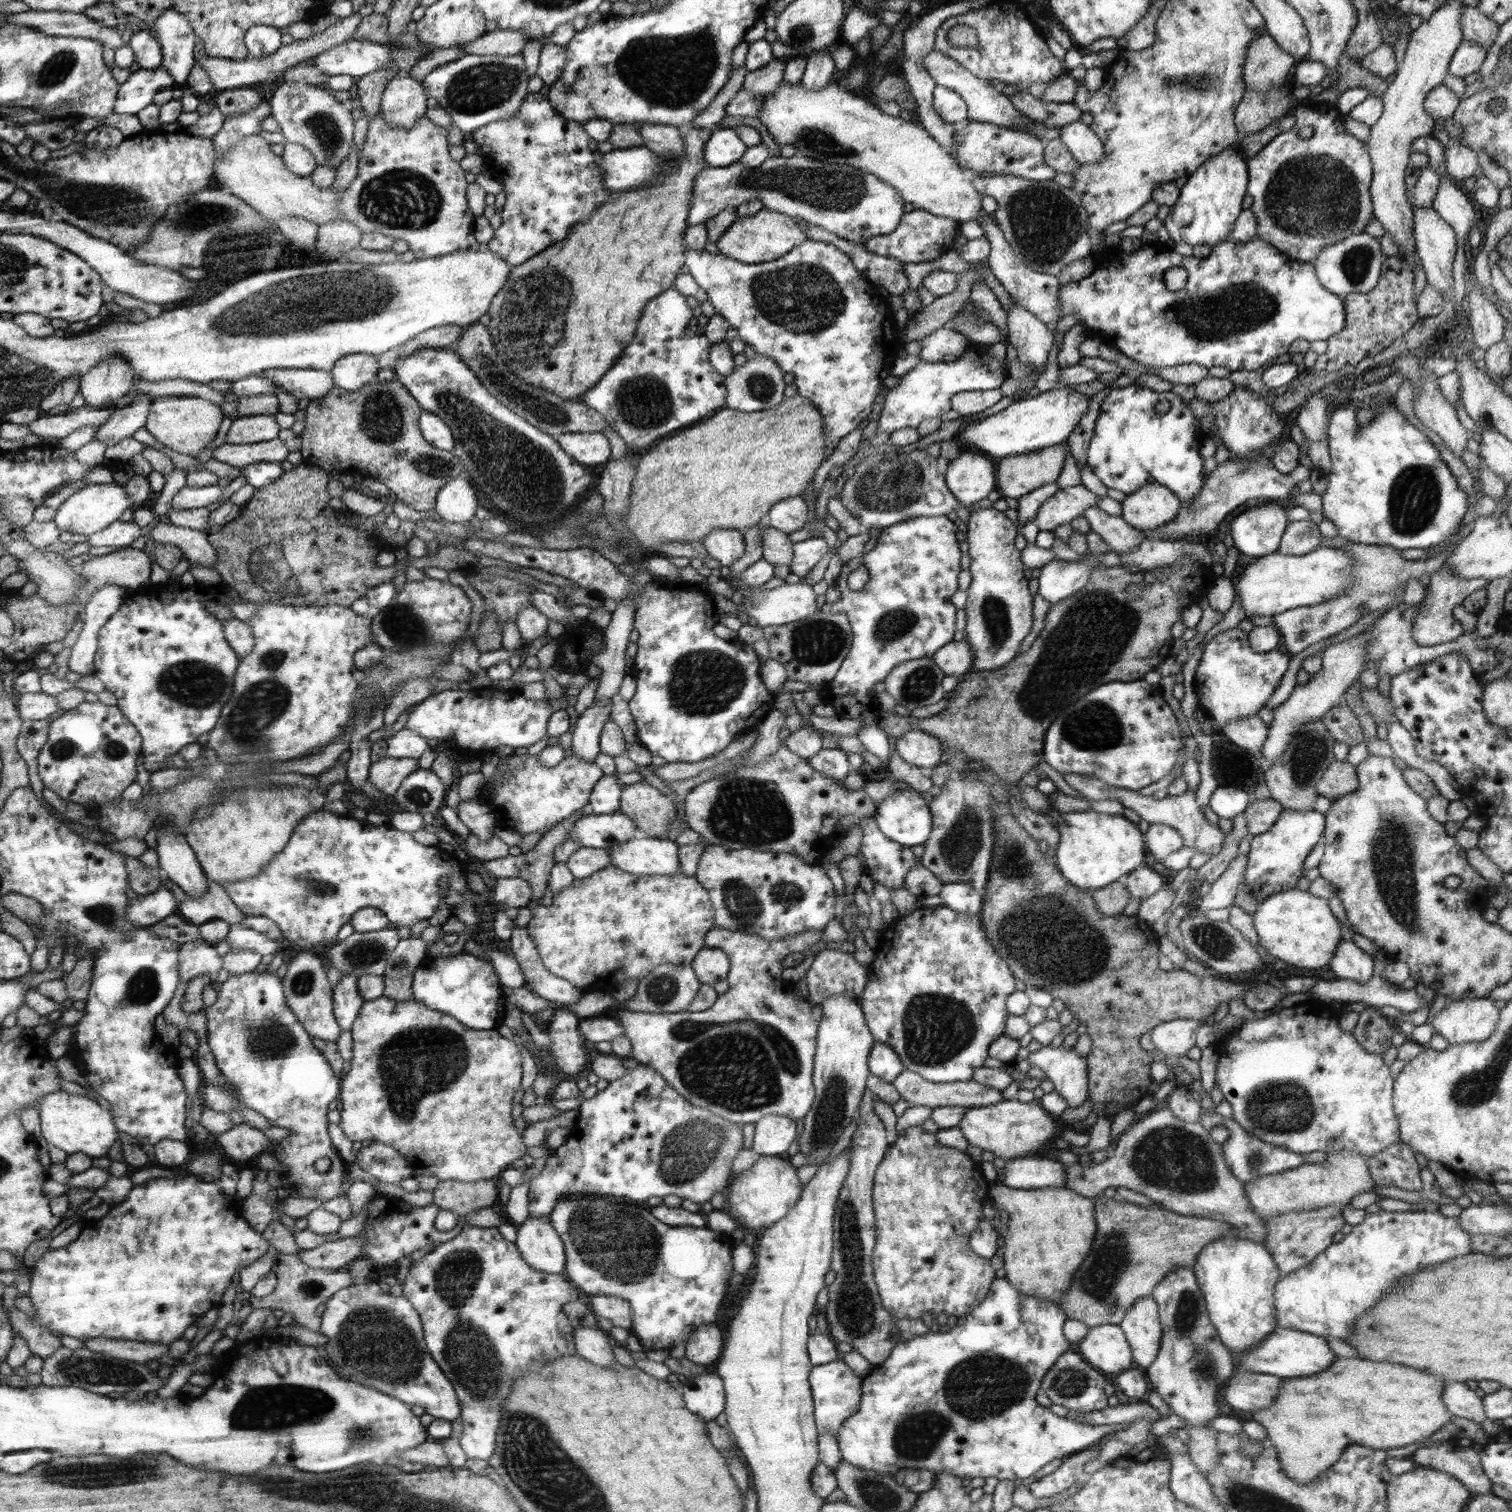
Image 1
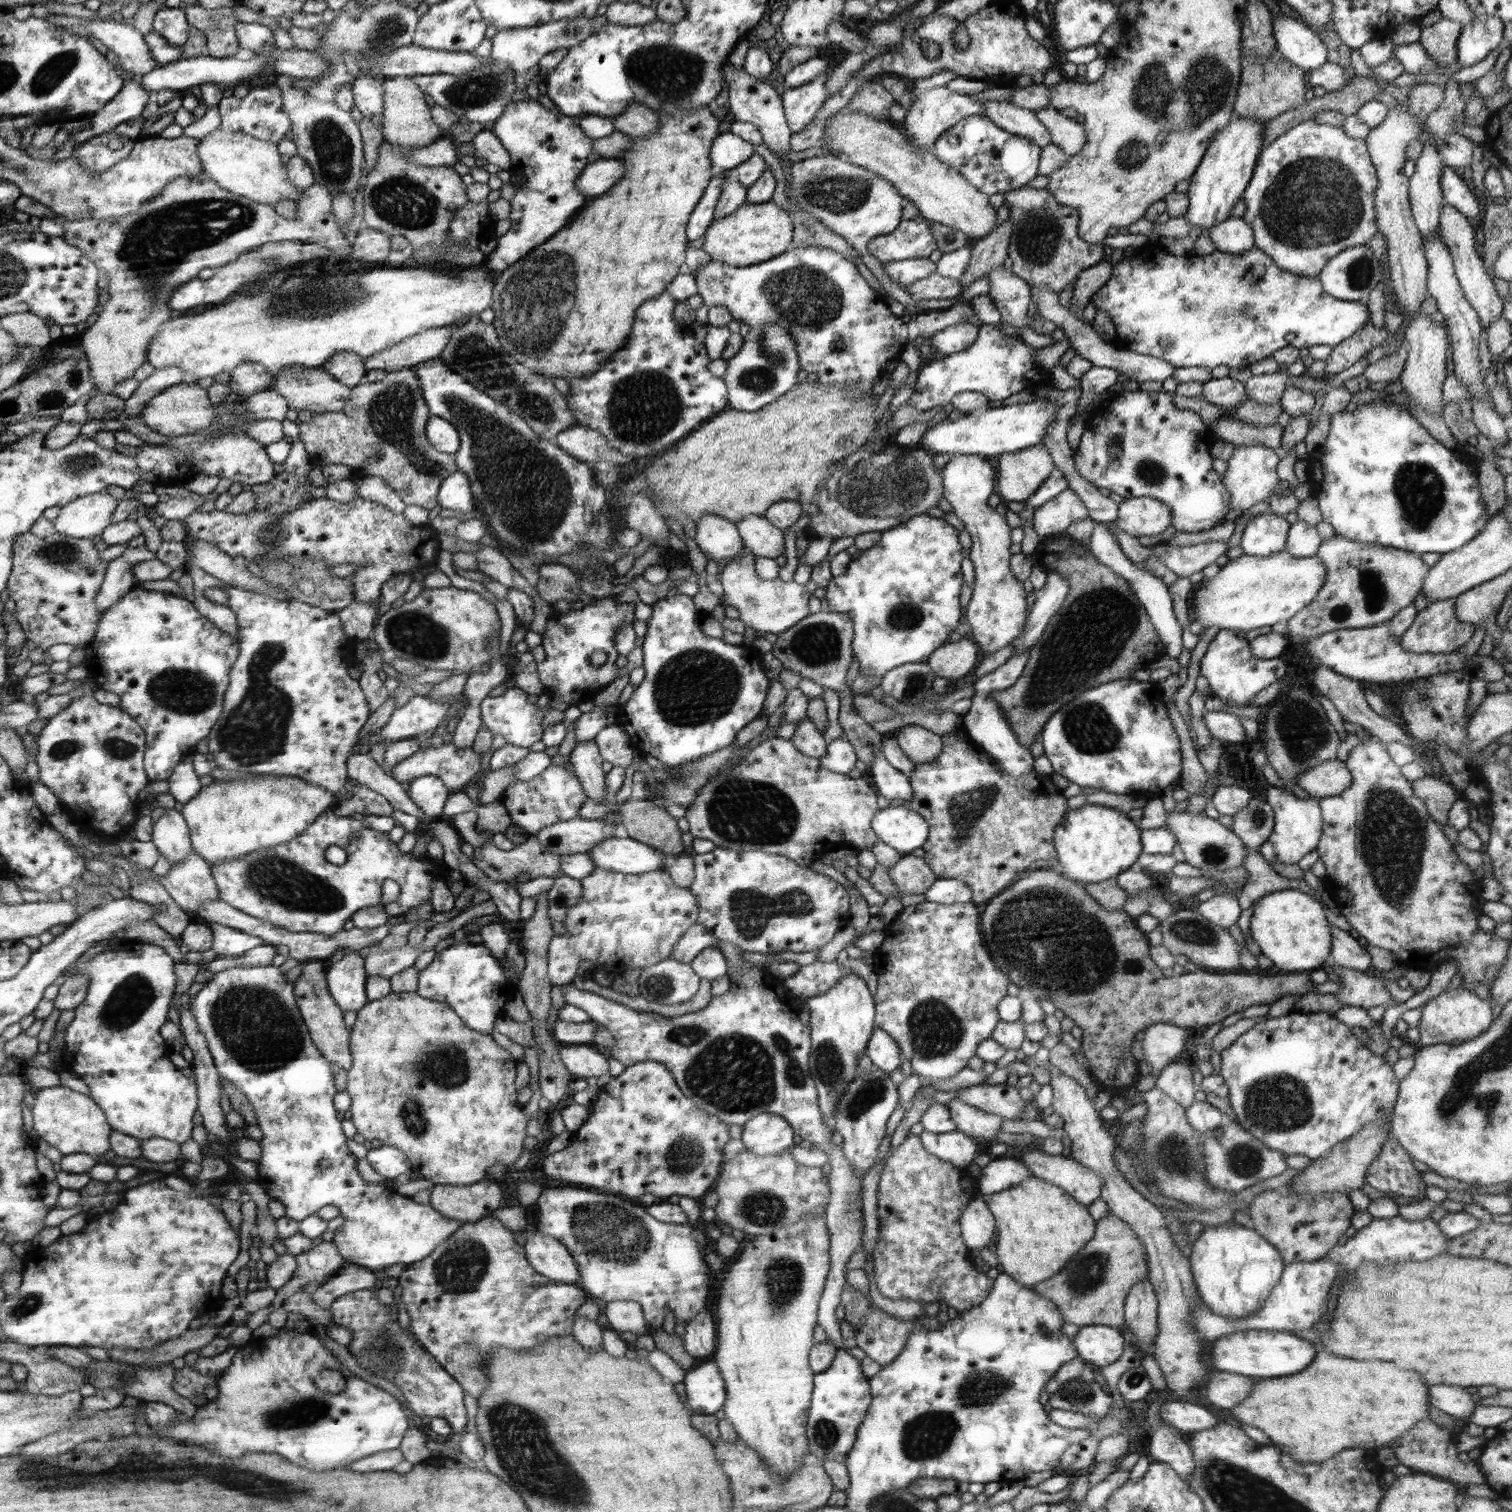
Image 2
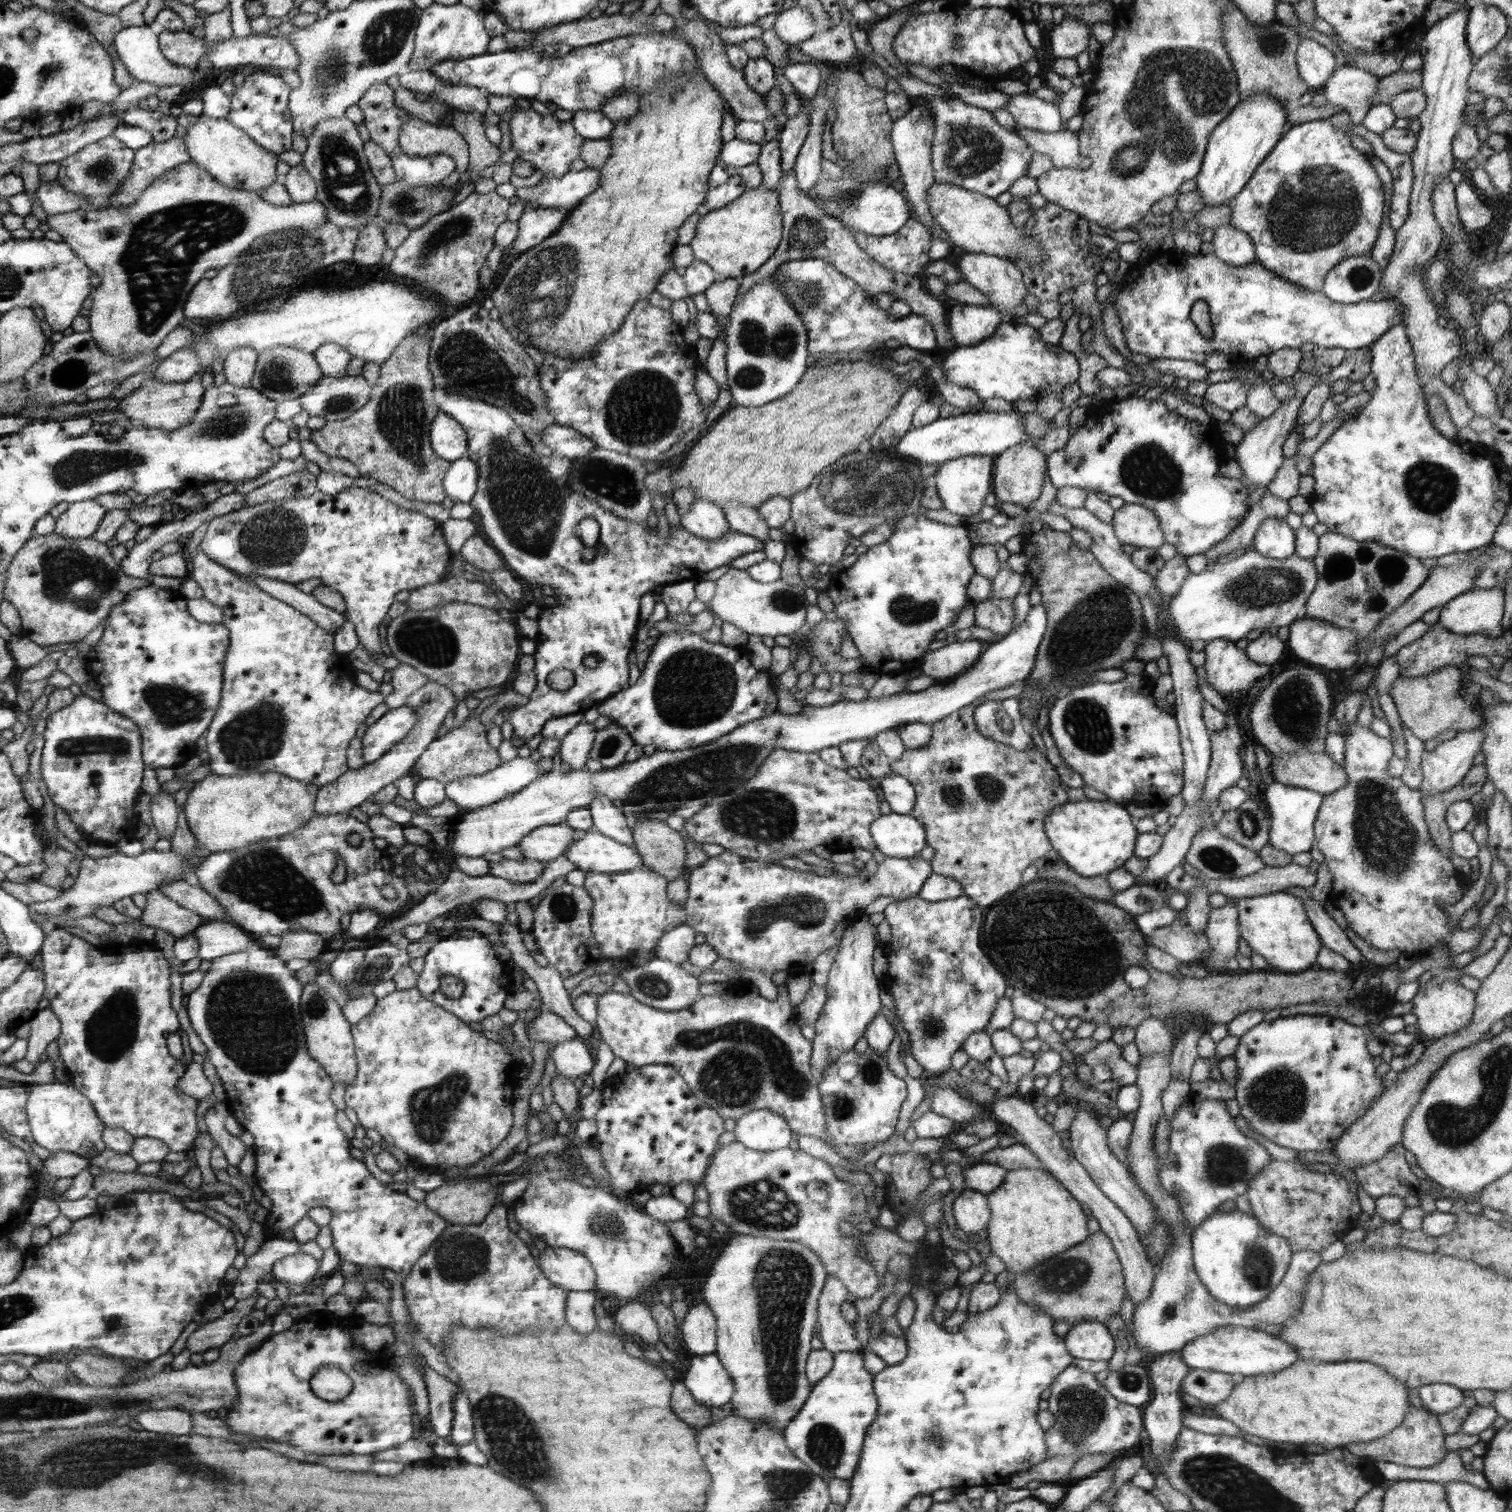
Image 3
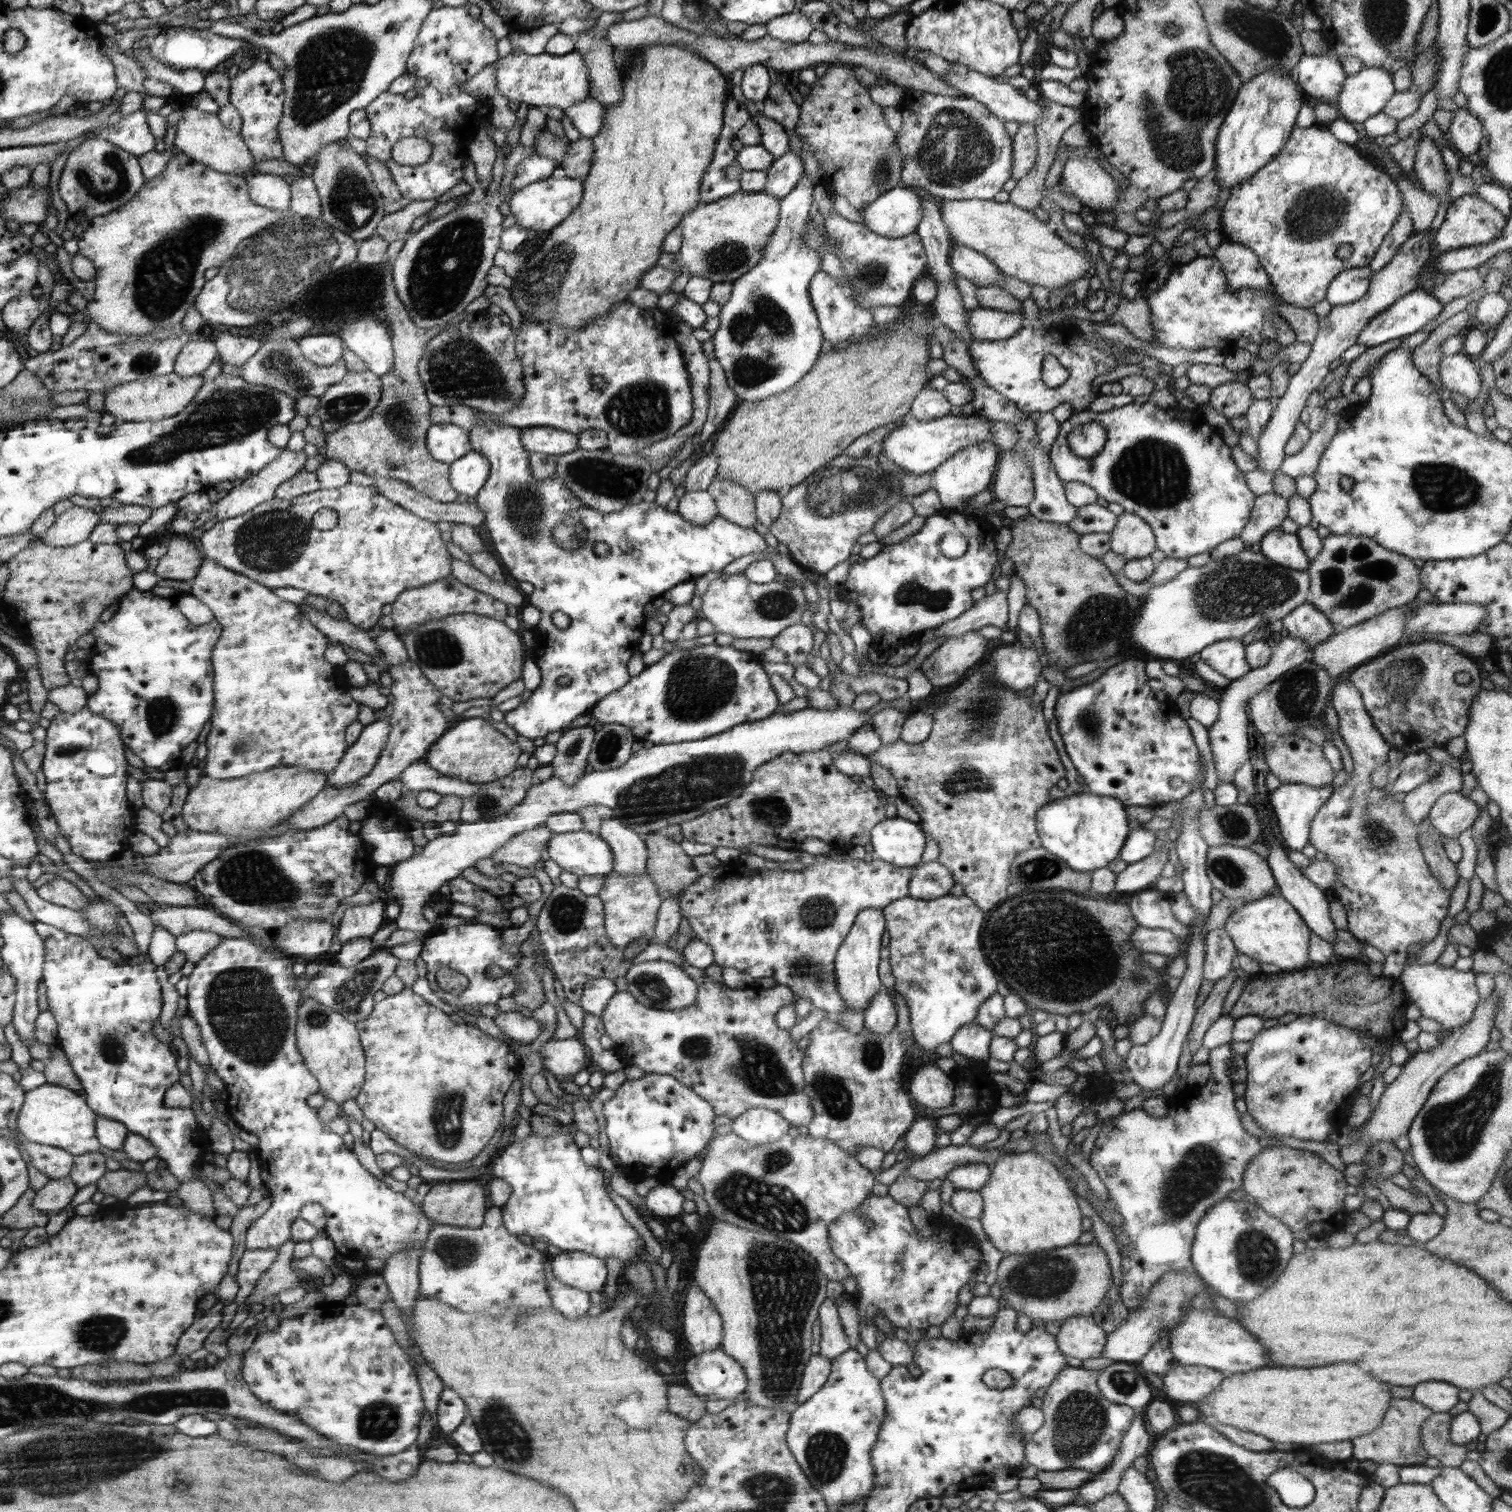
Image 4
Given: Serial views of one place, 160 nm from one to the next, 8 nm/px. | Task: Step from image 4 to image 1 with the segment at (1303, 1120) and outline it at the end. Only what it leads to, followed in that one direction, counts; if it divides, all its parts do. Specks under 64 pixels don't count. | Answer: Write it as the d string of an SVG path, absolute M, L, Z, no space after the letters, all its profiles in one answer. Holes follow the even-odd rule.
M1320 1001L1305 1002L1291 1008L1284 1008L1262 1020L1246 1022L1232 1037L1226 1038L1226 1044L1220 1048L1217 1068L1215 1071L1215 1083L1224 1095L1224 1100L1230 1102L1234 1118L1233 1120L1242 1126L1252 1136L1273 1144L1274 1146L1297 1152L1301 1155L1308 1152L1322 1151L1328 1154L1342 1150L1355 1150L1365 1158L1372 1158L1377 1152L1388 1148L1391 1144L1400 1141L1398 1120L1393 1106L1393 1086L1395 1078L1390 1074L1390 1067L1384 1064L1382 1055L1374 1055L1360 1047L1353 1033L1340 1029L1339 1012L1331 1004L1323 1004Z

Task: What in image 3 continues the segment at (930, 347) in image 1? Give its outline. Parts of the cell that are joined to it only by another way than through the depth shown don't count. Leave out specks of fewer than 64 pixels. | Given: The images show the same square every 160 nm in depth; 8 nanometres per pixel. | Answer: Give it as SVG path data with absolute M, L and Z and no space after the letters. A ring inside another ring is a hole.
M959 304L947 314L950 332L960 347L986 340L1002 321L1000 312L993 307Z

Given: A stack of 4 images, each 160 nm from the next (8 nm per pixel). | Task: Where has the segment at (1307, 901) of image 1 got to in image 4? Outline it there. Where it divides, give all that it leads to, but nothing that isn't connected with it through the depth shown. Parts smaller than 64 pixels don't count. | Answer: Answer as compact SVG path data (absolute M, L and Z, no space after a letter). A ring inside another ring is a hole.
M1270 894L1243 904L1234 911L1225 926L1238 952L1246 954L1258 963L1278 966L1281 971L1298 971L1311 966L1309 944L1311 930L1298 911L1284 897Z

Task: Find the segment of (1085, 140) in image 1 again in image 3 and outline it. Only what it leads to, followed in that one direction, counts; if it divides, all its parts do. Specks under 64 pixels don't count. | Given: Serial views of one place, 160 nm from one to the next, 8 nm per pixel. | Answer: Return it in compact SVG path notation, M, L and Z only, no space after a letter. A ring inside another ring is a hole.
M1029 92L1010 96L1004 109L1014 116L1016 124L1024 128L1053 133L1068 130L1056 105L1040 100Z

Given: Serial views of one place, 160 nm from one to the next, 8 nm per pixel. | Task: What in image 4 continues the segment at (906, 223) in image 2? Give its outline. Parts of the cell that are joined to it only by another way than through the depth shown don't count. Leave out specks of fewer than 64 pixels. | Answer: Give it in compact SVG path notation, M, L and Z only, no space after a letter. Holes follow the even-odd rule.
M823 184L815 185L814 201L818 206L818 212L824 218L825 230L838 248L838 258L842 264L843 273L849 284L841 286L856 304L862 304L868 312L876 306L905 306L911 301L911 290L915 280L918 280L927 270L927 254L925 253L920 237L914 232L900 238L886 238L878 236L875 232L867 229L862 223L850 221L842 217L834 210L834 194L832 194Z

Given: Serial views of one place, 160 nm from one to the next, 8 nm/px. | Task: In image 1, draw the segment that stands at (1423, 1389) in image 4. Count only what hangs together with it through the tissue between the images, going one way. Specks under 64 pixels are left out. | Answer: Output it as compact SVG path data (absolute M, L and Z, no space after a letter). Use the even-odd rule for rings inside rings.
M1446 1382L1442 1400L1454 1416L1472 1420L1476 1424L1487 1419L1483 1398L1463 1382Z

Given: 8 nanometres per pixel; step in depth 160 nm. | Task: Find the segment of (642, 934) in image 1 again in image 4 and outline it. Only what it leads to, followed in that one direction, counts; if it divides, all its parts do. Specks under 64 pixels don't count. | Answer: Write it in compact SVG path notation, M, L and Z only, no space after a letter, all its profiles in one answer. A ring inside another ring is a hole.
M612 871L609 875L604 875L603 888L597 895L603 902L607 937L616 948L625 950L630 942L642 940L643 937L653 940L663 898L660 896L658 885L648 873L621 875Z

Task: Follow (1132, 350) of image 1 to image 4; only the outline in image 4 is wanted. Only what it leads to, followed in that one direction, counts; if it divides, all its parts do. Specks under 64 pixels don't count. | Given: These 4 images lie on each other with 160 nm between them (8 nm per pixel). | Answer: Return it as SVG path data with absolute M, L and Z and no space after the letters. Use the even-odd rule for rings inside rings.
M1202 255L1192 259L1186 264L1180 263L1174 266L1171 266L1169 270L1169 276L1165 280L1164 284L1161 286L1156 286L1156 288L1150 290L1149 294L1145 294L1146 303L1150 307L1150 322L1154 331L1155 342L1159 342L1162 346L1166 348L1177 348L1177 349L1186 349L1186 350L1202 350L1205 348L1219 348L1223 352L1234 352L1238 348L1246 348L1248 344L1258 344L1260 346L1262 342L1266 340L1277 340L1276 334L1276 320L1270 317L1271 314L1274 316L1280 316L1274 302L1268 298L1269 296L1260 289L1256 290L1253 288L1241 288L1240 290L1234 291L1227 285L1227 278L1225 277L1225 272L1222 270L1219 260L1216 260L1216 257L1203 257ZM1414 289L1406 296L1401 296L1400 300L1392 304L1391 308L1385 309L1384 312L1378 313L1372 320L1369 320L1360 331L1357 343L1373 347L1395 338L1408 337L1437 319L1442 310L1444 310L1444 304L1434 298L1434 295L1426 293L1424 289Z

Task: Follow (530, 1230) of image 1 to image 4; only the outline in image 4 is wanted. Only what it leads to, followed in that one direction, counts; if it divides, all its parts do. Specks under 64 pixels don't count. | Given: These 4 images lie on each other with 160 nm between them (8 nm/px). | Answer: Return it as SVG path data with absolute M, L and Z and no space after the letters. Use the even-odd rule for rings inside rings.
M563 1251L552 1257L551 1273L562 1284L590 1293L603 1292L608 1270L599 1257L578 1251Z

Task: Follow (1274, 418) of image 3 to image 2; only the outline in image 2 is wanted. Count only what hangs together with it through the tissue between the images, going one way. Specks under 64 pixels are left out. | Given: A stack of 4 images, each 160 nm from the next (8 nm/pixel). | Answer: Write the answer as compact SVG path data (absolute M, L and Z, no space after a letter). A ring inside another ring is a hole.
M1263 444L1236 446L1233 455L1227 460L1227 471L1221 476L1230 498L1231 510L1250 510L1285 488L1276 474L1276 466L1281 460L1281 453Z

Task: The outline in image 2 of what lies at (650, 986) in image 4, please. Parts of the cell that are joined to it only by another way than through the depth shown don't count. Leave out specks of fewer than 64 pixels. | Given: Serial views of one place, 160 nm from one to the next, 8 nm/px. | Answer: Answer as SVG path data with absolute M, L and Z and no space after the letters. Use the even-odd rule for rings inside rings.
M670 958L643 968L638 985L640 995L650 1002L680 1004L699 993L702 978L691 965Z

